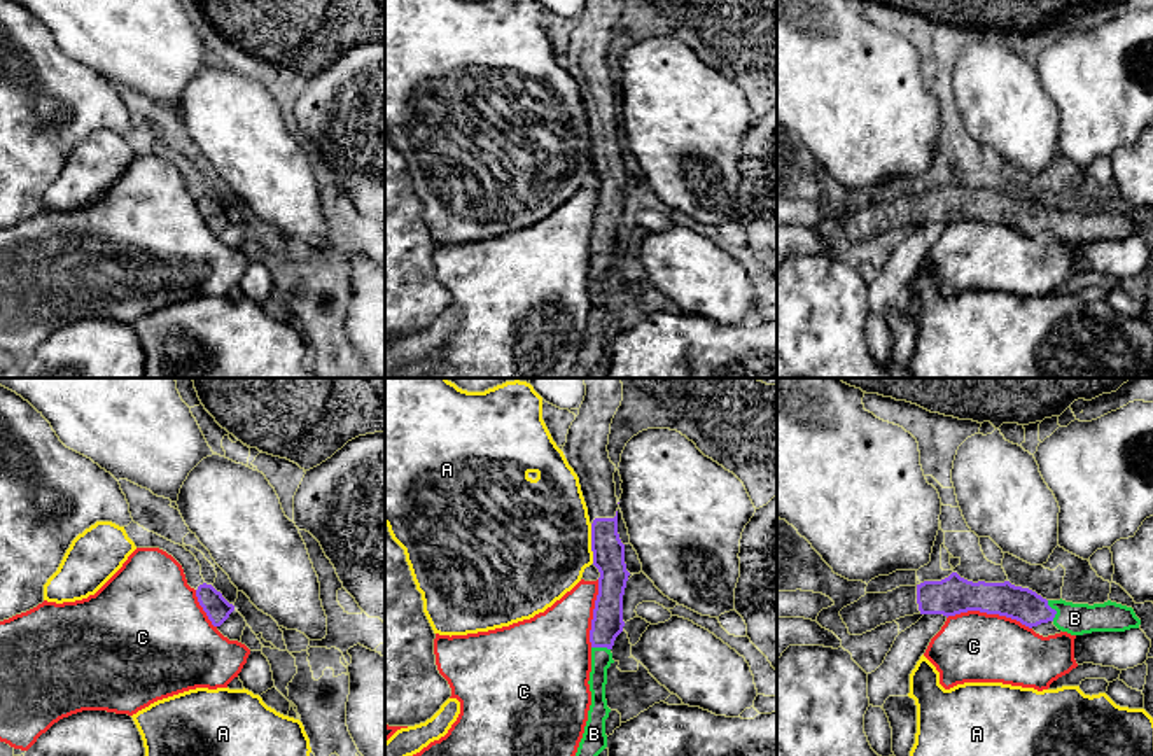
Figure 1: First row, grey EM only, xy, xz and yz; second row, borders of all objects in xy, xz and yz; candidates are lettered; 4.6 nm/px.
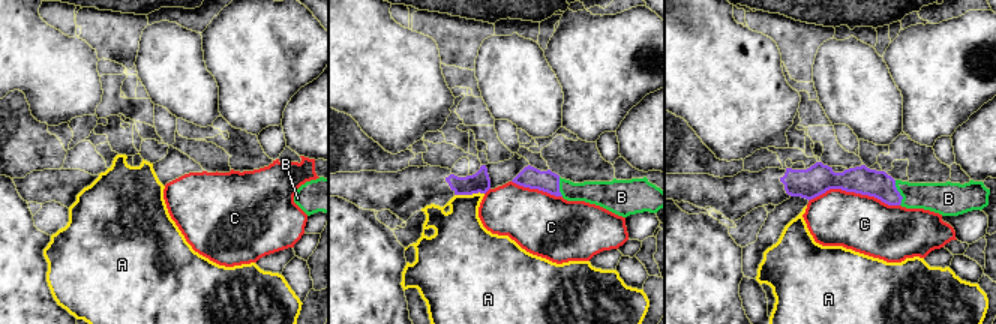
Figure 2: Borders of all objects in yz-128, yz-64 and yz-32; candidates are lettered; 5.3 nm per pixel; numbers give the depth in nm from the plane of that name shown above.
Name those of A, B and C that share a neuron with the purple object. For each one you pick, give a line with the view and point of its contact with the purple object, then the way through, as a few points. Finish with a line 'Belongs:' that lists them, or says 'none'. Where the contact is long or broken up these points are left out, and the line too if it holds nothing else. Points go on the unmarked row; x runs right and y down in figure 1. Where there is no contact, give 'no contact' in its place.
B: yz (1055, 219) | across yz (1005, 207), (1031, 217), (1055, 219), (1075, 226)
Belongs: B

